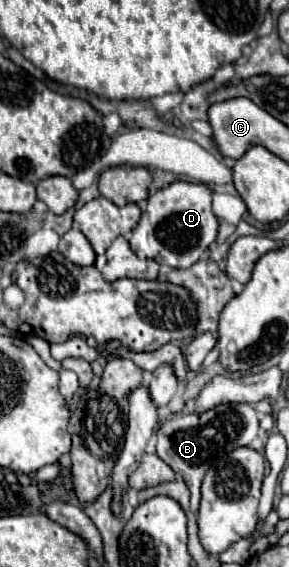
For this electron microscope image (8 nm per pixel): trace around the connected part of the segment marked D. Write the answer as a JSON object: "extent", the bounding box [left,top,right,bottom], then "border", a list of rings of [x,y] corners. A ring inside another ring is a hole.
{"extent":[130,182,218,268],"border":[[[172,182],[170,186],[158,190],[154,196],[148,198],[146,210],[138,226],[130,234],[130,248],[136,252],[138,258],[150,258],[158,264],[166,264],[172,268],[188,268],[200,260],[204,250],[216,240],[218,234],[218,218],[212,212],[212,190],[206,184],[192,184],[192,182]]]}

